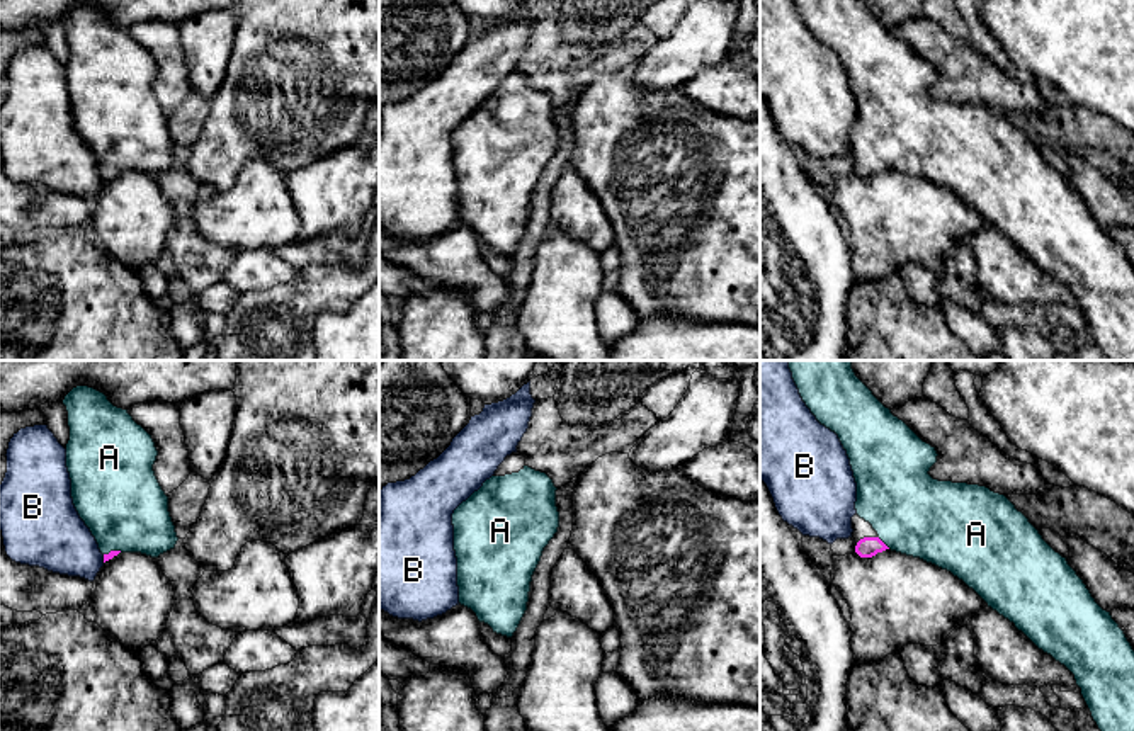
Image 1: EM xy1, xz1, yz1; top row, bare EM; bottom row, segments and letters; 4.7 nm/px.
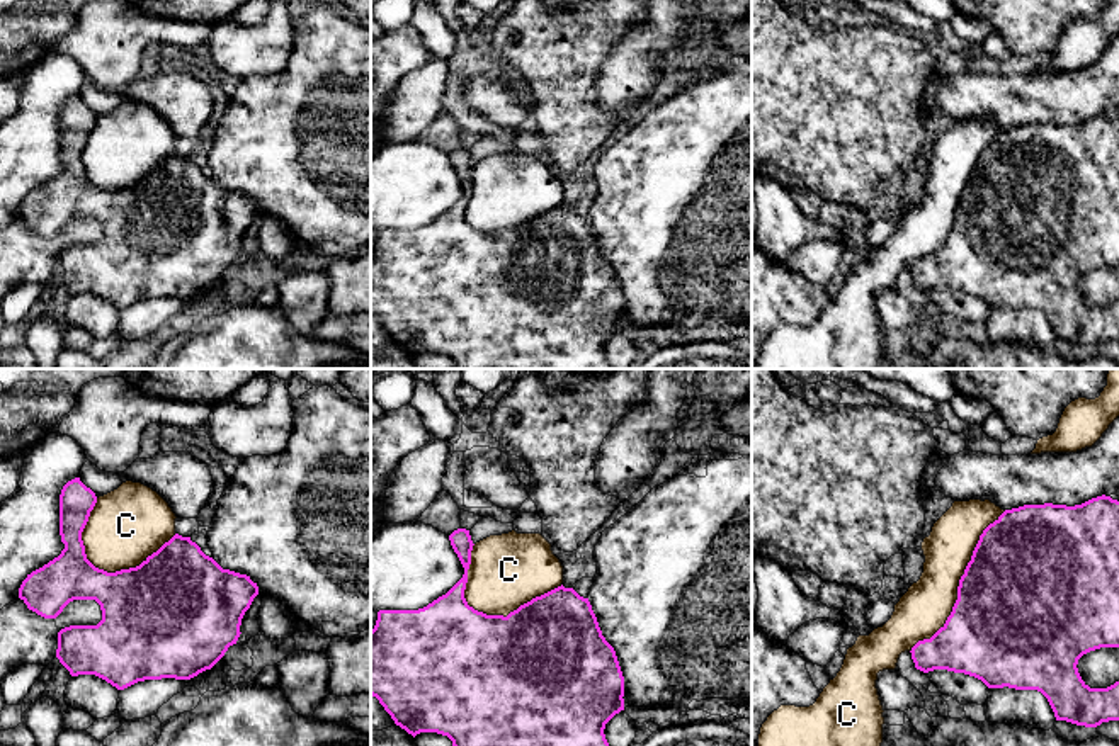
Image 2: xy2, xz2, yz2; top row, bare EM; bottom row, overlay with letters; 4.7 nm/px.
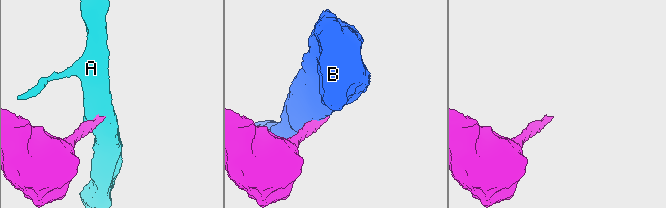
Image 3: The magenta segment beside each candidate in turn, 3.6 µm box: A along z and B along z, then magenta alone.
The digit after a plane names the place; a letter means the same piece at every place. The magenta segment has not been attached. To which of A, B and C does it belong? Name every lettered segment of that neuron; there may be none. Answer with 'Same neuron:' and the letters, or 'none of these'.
Same neuron: A

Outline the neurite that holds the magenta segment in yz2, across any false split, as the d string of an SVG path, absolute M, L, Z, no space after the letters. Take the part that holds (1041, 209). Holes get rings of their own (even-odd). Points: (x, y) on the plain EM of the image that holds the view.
M1105 114L1075 126L1044 122L1005 129L980 155L971 180L959 199L957 219L946 243L930 258L918 260L910 272L915 287L923 292L947 289L974 296L988 308L1037 309L1048 318L1056 340L1097 347L1102 342L1119 340L1119 301L1107 308L1090 308L1082 299L1076 284L1083 274L1100 267L1119 267L1119 121Z

